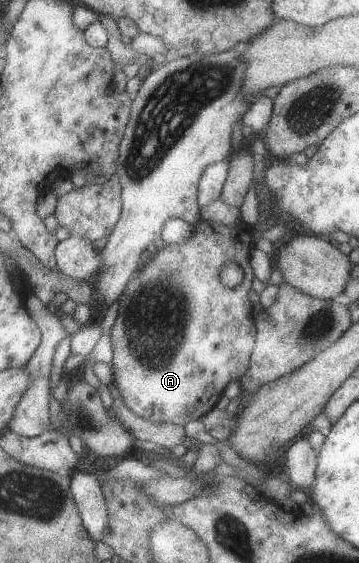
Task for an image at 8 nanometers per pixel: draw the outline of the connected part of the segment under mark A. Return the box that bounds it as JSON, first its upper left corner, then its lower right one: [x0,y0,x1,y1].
[110,219,257,427]

